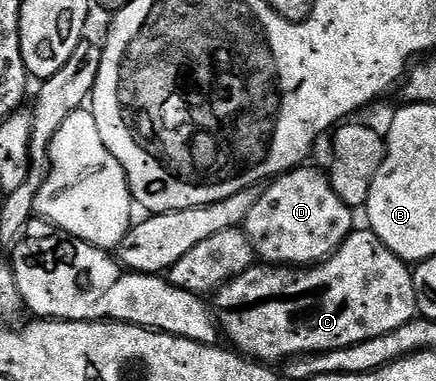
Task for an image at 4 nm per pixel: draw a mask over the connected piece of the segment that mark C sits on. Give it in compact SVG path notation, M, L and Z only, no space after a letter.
M369 227L355 228L347 237L346 242L339 247L331 257L325 261L320 261L316 265L309 267L287 267L284 265L272 265L269 263L258 263L253 267L246 269L239 277L233 277L225 285L219 285L213 294L212 312L214 320L218 322L218 327L223 338L231 341L239 354L253 359L259 363L274 363L270 361L285 362L291 357L299 355L309 355L311 353L327 353L333 349L343 349L352 347L356 343L364 343L364 339L372 339L376 335L388 335L388 331L396 331L396 327L404 327L404 323L415 320L419 316L418 304L416 303L416 287L414 286L414 274L411 266L402 261L393 253L384 247L384 243L375 235Z

